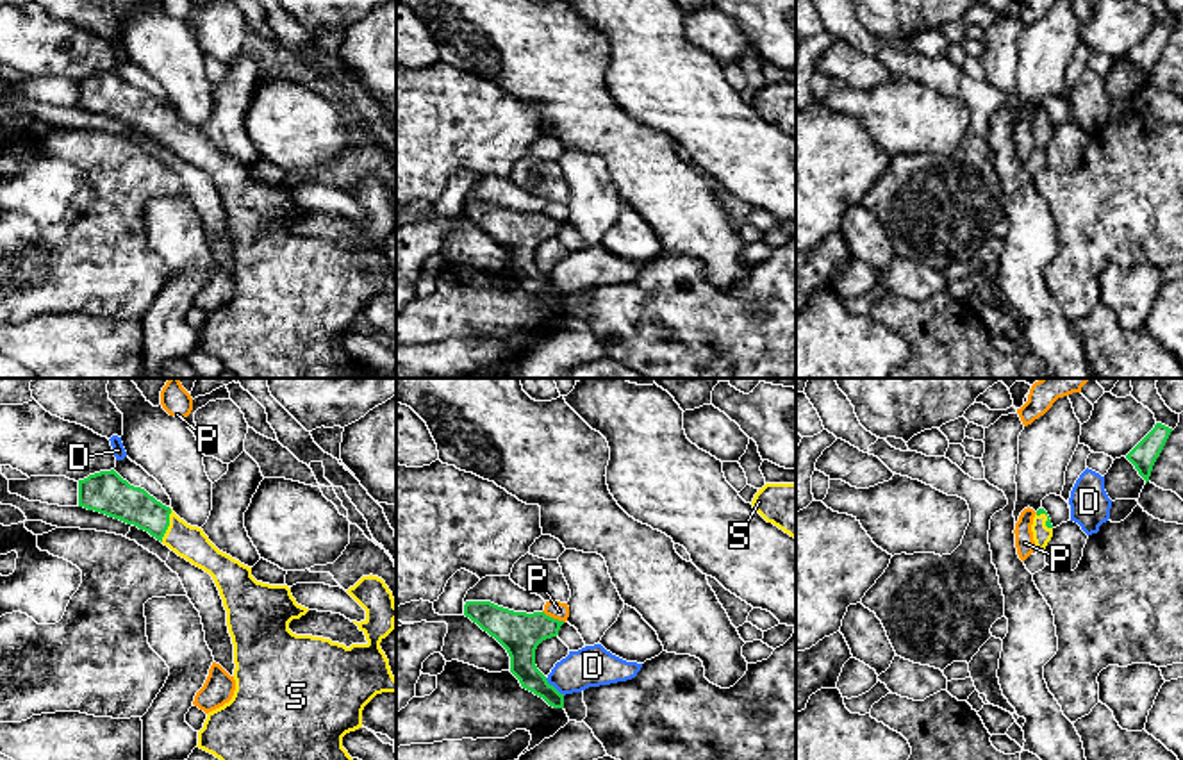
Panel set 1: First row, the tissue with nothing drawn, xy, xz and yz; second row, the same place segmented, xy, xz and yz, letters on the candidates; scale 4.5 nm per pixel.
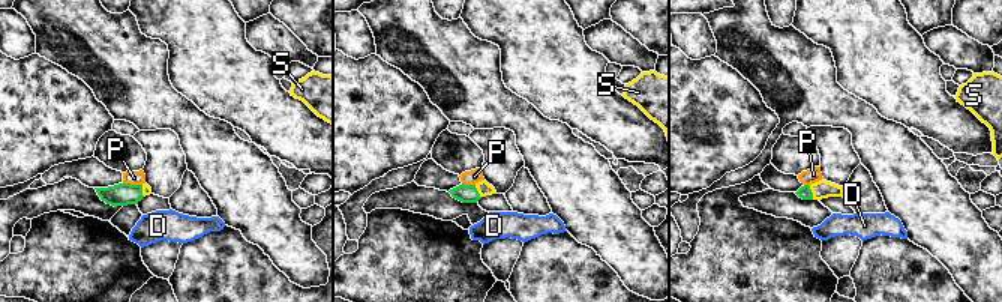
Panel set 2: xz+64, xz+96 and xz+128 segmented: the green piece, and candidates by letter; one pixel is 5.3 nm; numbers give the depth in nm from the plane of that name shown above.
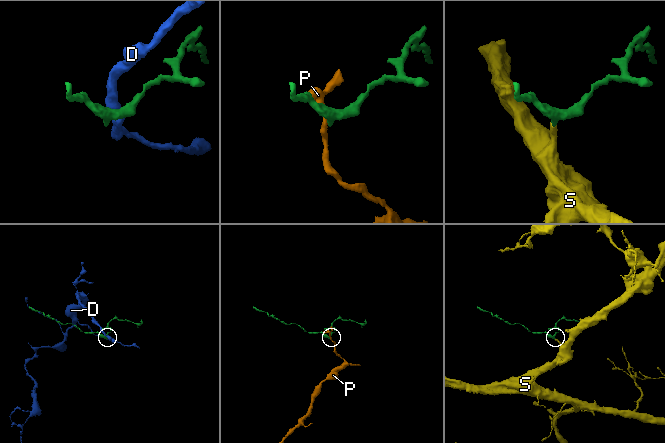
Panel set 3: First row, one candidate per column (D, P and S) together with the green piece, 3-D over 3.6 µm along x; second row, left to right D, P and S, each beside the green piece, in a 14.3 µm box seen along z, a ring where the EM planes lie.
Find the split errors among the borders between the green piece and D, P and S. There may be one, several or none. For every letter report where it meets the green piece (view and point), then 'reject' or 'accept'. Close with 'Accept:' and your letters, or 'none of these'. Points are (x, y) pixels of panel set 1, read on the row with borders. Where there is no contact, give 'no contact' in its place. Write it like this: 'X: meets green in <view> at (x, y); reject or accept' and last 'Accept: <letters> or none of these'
D: meets green in xz at (554, 687); reject
P: meets green in xz at (552, 618); reject
S: meets green in xy at (168, 525); accept
Accept: S

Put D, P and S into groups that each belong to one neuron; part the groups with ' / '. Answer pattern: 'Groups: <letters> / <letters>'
Groups: D / P / S

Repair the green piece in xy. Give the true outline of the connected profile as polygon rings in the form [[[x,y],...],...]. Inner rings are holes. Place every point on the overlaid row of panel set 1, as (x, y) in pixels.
[[[114,469],[79,480],[79,507],[148,532],[209,573],[219,591],[234,644],[236,690],[228,703],[207,714],[196,748],[219,760],[353,760],[343,748],[343,737],[362,728],[362,710],[376,694],[396,692],[396,678],[380,648],[394,630],[396,605],[382,578],[362,576],[346,591],[366,610],[364,621],[352,623],[368,640],[346,648],[330,639],[293,633],[289,623],[309,608],[296,603],[287,585],[257,582],[252,567],[219,551],[202,528],[187,525],[173,508],[130,485]]]

